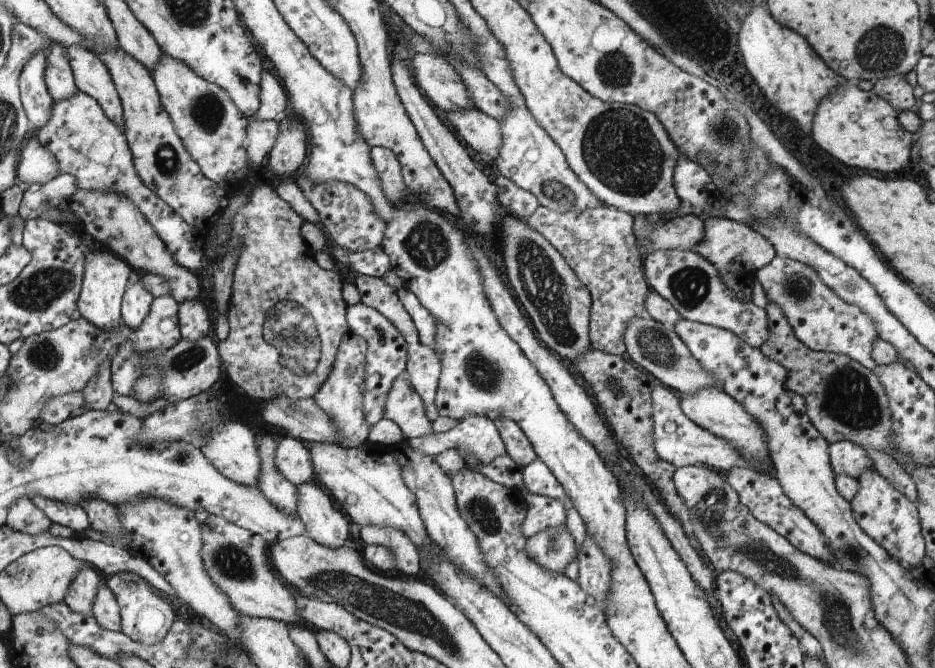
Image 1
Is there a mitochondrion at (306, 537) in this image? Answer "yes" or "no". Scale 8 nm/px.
no

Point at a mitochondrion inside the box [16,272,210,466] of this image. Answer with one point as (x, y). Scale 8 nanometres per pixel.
(45, 355)

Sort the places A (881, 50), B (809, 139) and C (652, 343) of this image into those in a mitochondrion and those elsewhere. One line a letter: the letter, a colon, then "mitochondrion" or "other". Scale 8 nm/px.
A: mitochondrion
B: other
C: mitochondrion

